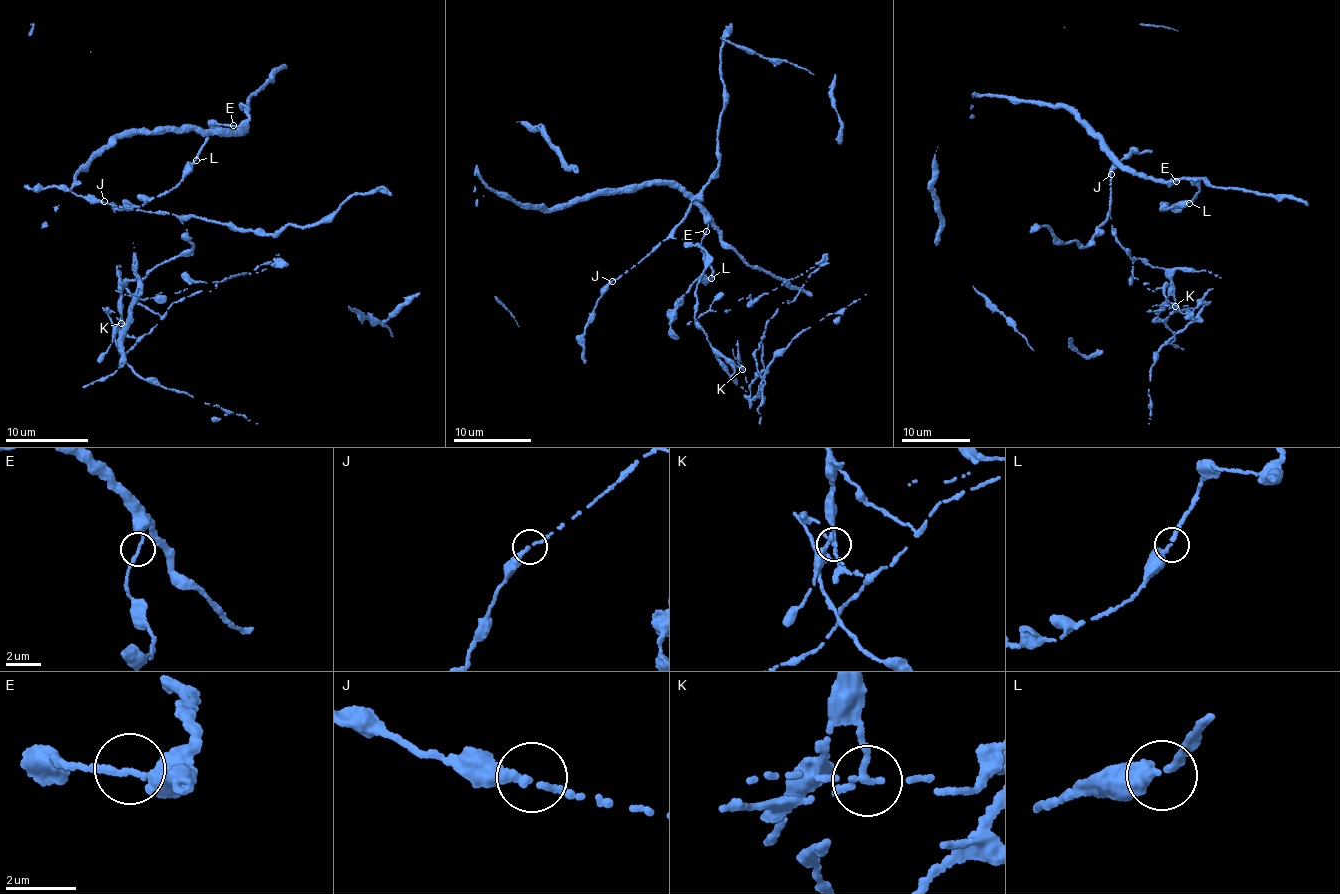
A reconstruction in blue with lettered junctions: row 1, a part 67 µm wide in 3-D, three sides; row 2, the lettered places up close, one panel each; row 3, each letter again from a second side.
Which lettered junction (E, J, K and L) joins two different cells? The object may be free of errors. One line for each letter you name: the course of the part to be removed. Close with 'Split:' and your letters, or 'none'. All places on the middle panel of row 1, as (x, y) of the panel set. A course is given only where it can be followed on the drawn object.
K: course (743, 370), (736, 357), (752, 355), (767, 320), (820, 265), (688, 325)
Split: K

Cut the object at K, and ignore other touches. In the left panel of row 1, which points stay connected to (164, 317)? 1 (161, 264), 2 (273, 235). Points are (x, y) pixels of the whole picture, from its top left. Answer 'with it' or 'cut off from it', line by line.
1: cut off from it
2: cut off from it

